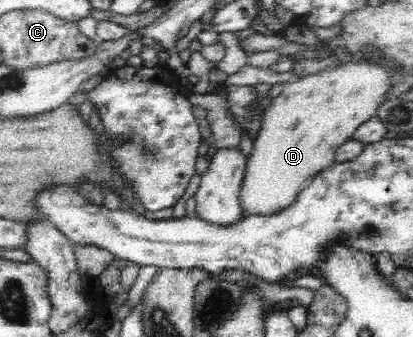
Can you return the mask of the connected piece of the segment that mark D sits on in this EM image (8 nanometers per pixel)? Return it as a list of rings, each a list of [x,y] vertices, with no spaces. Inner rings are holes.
[[[351,62],[333,66],[315,75],[284,83],[284,88],[262,111],[259,131],[253,140],[253,147],[247,155],[241,187],[239,204],[244,217],[259,215],[271,217],[279,215],[298,198],[310,181],[324,169],[335,163],[336,151],[349,140],[355,129],[375,115],[379,103],[385,99],[389,89],[389,74],[375,64]]]

